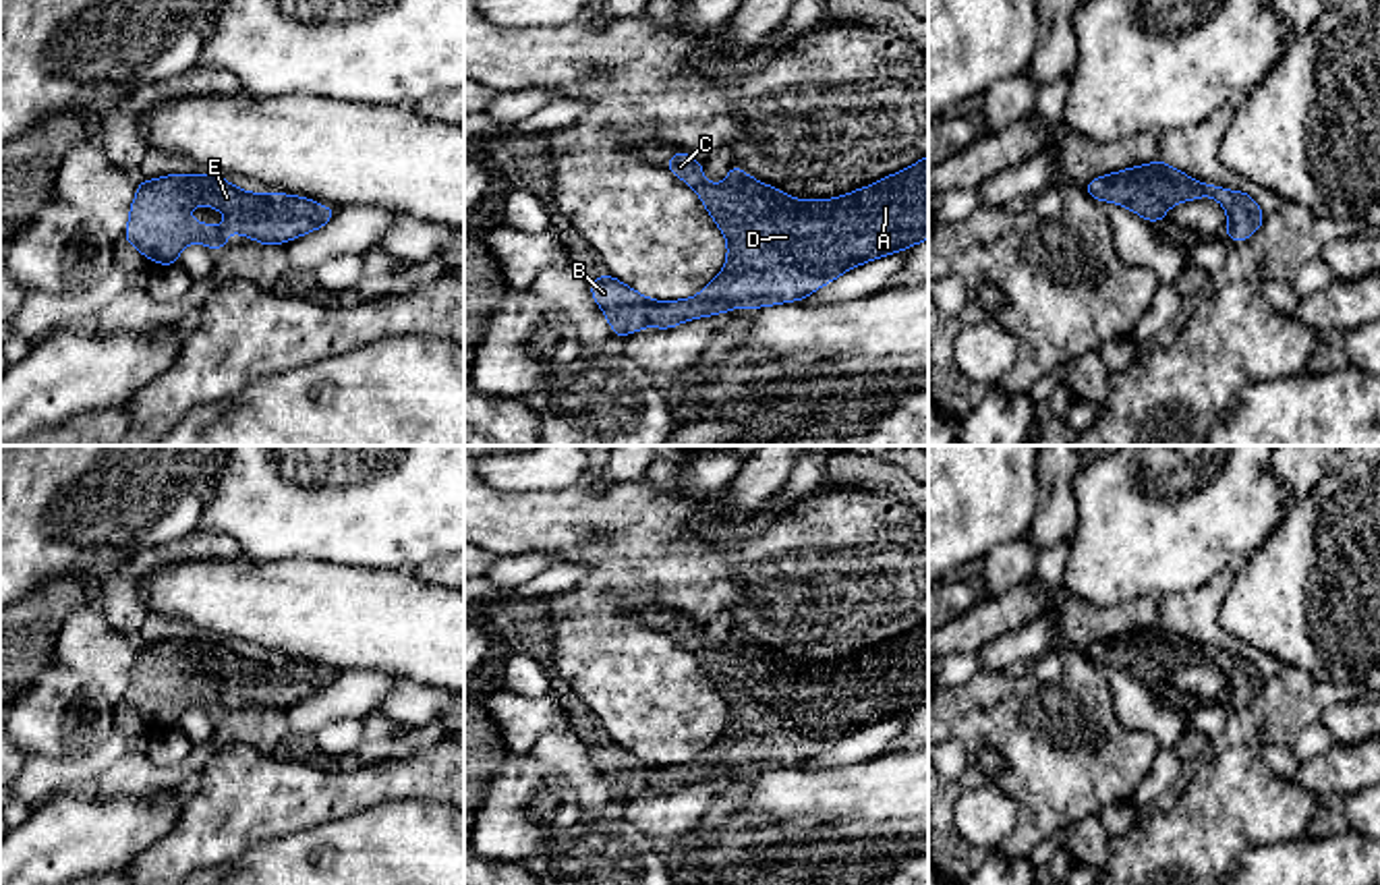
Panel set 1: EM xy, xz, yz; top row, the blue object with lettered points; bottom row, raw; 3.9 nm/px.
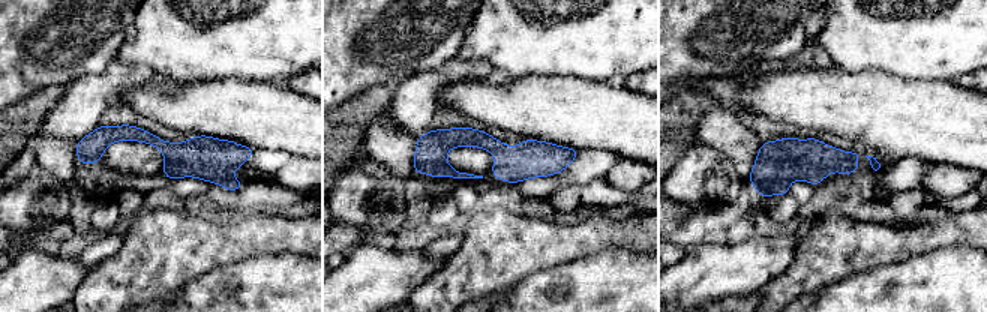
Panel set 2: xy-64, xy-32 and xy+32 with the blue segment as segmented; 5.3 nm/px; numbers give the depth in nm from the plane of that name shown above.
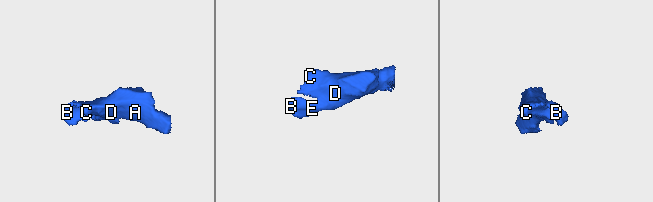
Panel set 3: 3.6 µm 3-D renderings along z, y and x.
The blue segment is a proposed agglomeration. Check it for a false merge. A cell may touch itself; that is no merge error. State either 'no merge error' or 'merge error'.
no merge error

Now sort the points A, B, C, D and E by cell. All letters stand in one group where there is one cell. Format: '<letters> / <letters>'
A B C D E

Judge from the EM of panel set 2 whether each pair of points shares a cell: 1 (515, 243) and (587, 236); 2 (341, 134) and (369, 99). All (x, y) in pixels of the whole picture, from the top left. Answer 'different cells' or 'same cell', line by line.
1: same cell
2: same cell

